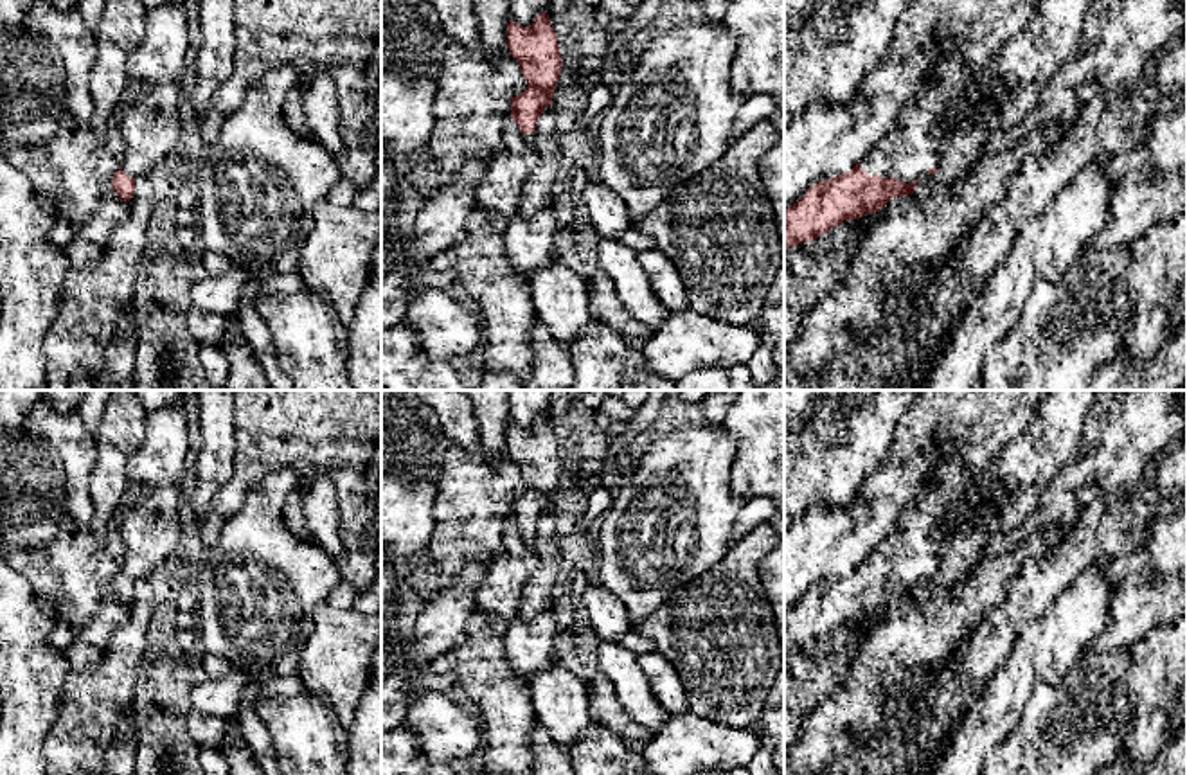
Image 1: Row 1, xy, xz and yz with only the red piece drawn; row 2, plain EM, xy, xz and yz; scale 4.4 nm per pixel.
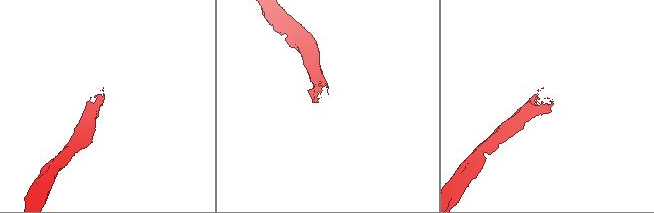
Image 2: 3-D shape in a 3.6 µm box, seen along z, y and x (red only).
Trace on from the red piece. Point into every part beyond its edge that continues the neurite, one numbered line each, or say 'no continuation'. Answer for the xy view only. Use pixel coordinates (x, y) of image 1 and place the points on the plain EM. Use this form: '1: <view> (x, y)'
1: xy (148, 522)

